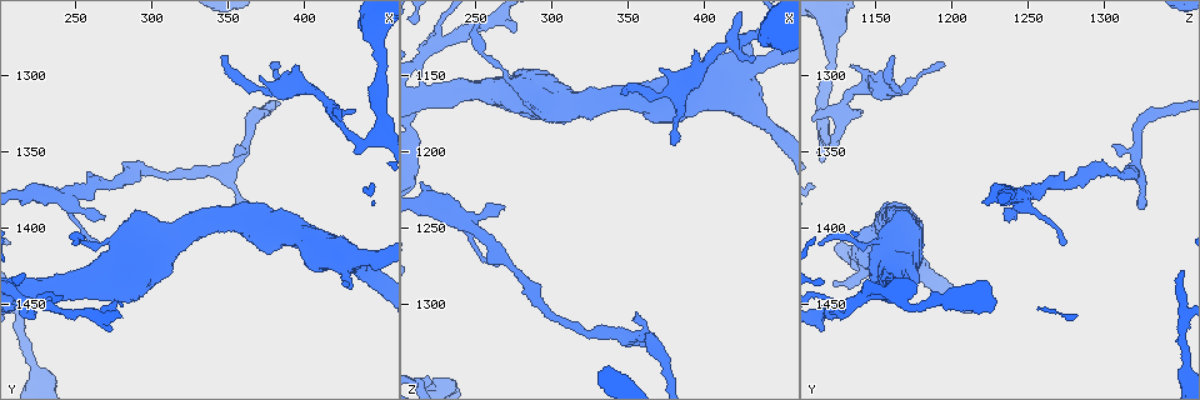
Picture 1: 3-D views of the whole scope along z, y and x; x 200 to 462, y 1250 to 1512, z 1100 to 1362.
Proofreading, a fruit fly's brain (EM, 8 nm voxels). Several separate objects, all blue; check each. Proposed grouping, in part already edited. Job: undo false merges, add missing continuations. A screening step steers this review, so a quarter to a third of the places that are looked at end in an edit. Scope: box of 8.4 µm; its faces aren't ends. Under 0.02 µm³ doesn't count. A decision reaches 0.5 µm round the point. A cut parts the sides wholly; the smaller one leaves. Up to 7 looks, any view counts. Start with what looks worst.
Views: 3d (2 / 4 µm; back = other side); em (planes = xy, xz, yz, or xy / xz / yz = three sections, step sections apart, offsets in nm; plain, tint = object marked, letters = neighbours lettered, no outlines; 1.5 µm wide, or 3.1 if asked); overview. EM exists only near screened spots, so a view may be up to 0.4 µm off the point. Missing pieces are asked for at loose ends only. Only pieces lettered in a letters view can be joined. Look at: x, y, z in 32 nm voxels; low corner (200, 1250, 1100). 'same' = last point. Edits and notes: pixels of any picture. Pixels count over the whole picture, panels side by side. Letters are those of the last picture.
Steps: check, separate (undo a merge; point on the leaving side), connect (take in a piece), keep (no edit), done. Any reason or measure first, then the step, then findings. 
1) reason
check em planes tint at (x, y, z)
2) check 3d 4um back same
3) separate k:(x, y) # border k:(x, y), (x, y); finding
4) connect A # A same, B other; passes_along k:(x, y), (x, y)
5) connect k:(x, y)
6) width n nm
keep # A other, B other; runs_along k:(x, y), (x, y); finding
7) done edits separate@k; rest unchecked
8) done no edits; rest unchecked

thin end
check em yz step 8 letters at (346, 1288, 1164)

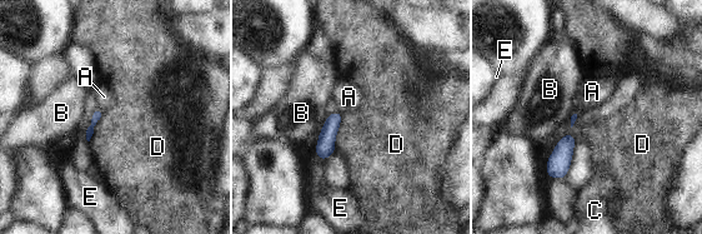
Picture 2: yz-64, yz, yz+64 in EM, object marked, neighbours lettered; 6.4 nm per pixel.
longest_contact D 240 nm
keep # A other, B other, C other, D other, E other; border 2:(344, 115), (336, 135), (335, 150); no lettered piece goes on from it

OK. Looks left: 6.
sharp bend
check em yz step 4 tint at (440, 1342, 1120)

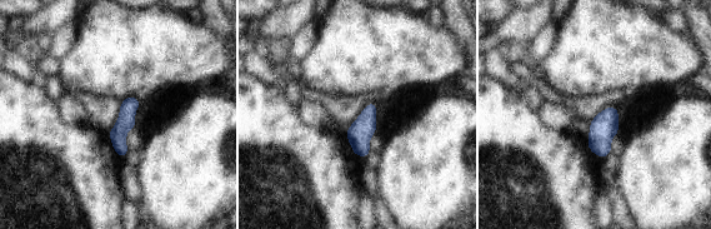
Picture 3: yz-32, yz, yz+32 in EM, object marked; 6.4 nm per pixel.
check em planes letters same

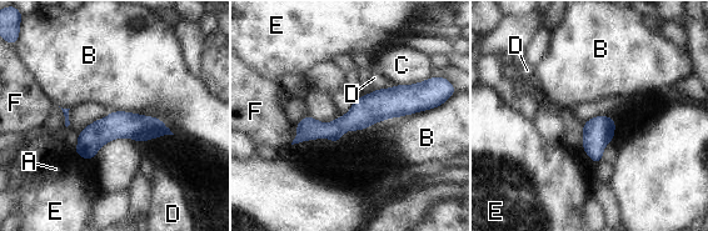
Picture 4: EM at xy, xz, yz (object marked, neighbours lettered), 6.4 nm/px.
longest_contact B 550 nm
keep # A other, B other, C other, D other, E other, F other; runs_along 4:(424, 101), (380, 104), (298, 139); one neuron here

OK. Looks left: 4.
check em planes tint at (268, 1394, 1236)

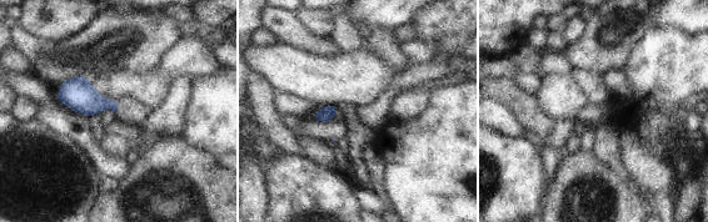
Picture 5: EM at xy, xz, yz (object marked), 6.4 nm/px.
check em planes letters same

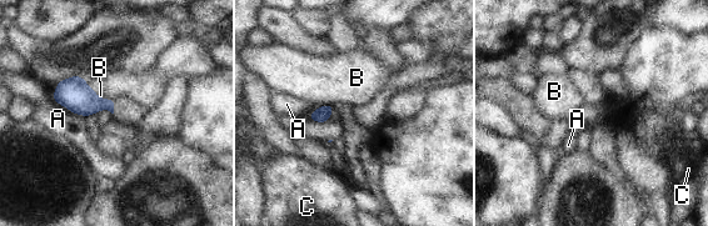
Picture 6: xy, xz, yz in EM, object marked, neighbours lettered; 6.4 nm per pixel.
keep # A other, B other, C other; no lettered piece goes on from it

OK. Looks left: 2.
done no edits; rest unchecked

